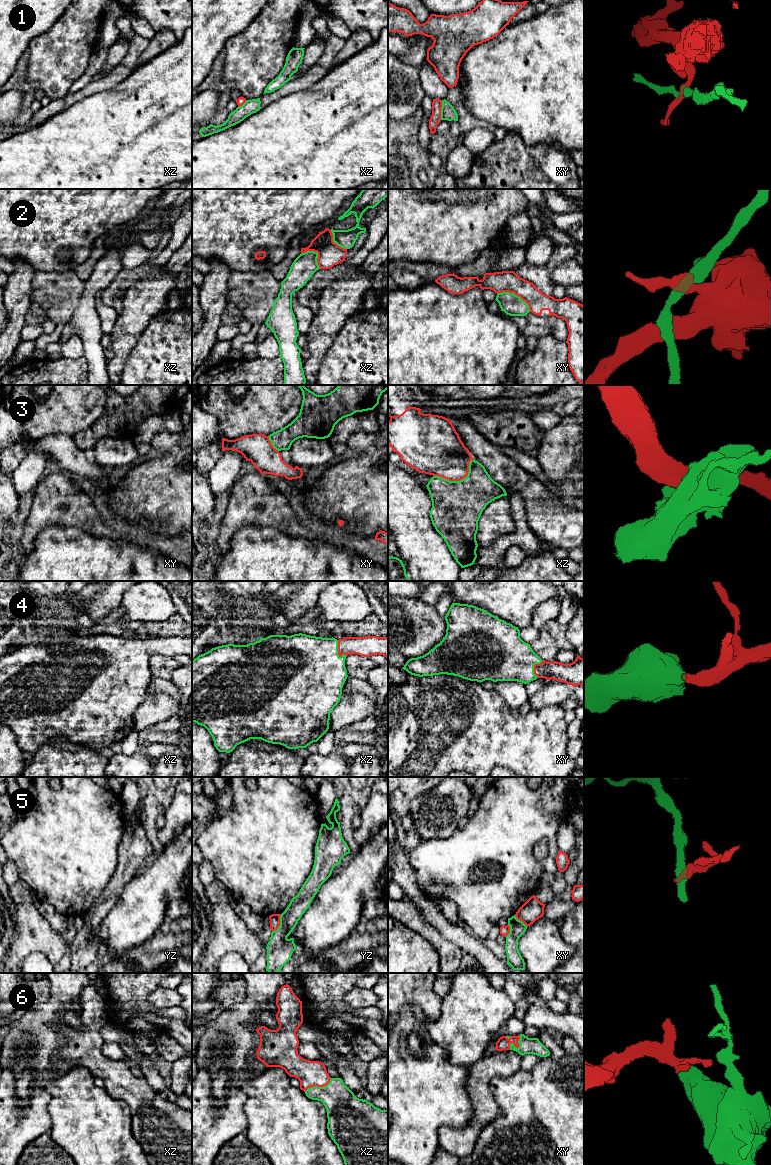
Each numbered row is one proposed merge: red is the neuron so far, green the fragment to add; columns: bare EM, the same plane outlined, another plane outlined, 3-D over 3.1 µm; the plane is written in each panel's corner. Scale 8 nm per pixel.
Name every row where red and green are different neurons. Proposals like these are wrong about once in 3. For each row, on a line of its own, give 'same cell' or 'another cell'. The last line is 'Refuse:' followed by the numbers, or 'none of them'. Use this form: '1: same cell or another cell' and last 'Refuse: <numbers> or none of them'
1: another cell
2: another cell
3: another cell
4: same cell
5: another cell
6: same cell
Refuse: 1, 2, 3, 5

